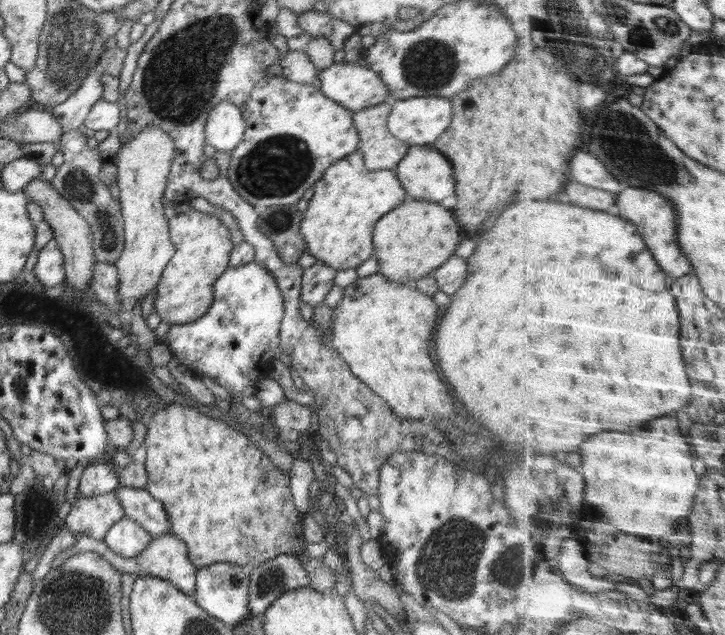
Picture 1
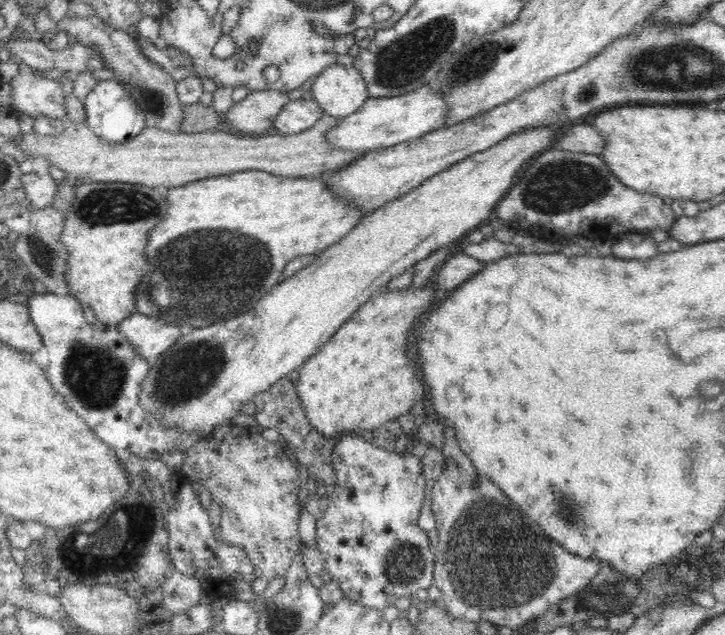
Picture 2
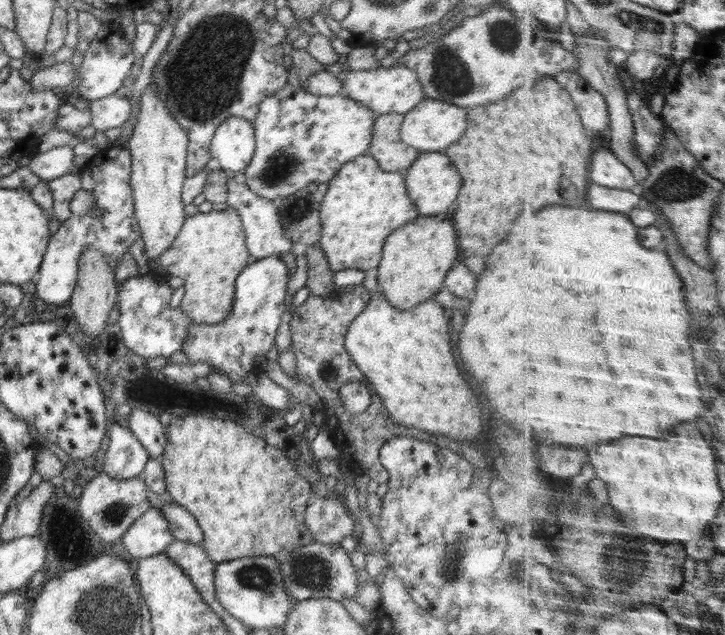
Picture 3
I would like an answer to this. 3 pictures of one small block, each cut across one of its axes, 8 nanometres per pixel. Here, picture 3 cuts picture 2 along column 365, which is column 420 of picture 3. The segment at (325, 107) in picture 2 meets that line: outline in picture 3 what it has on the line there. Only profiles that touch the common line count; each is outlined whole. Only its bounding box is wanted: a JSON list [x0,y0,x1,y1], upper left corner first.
[337,66,427,115]

